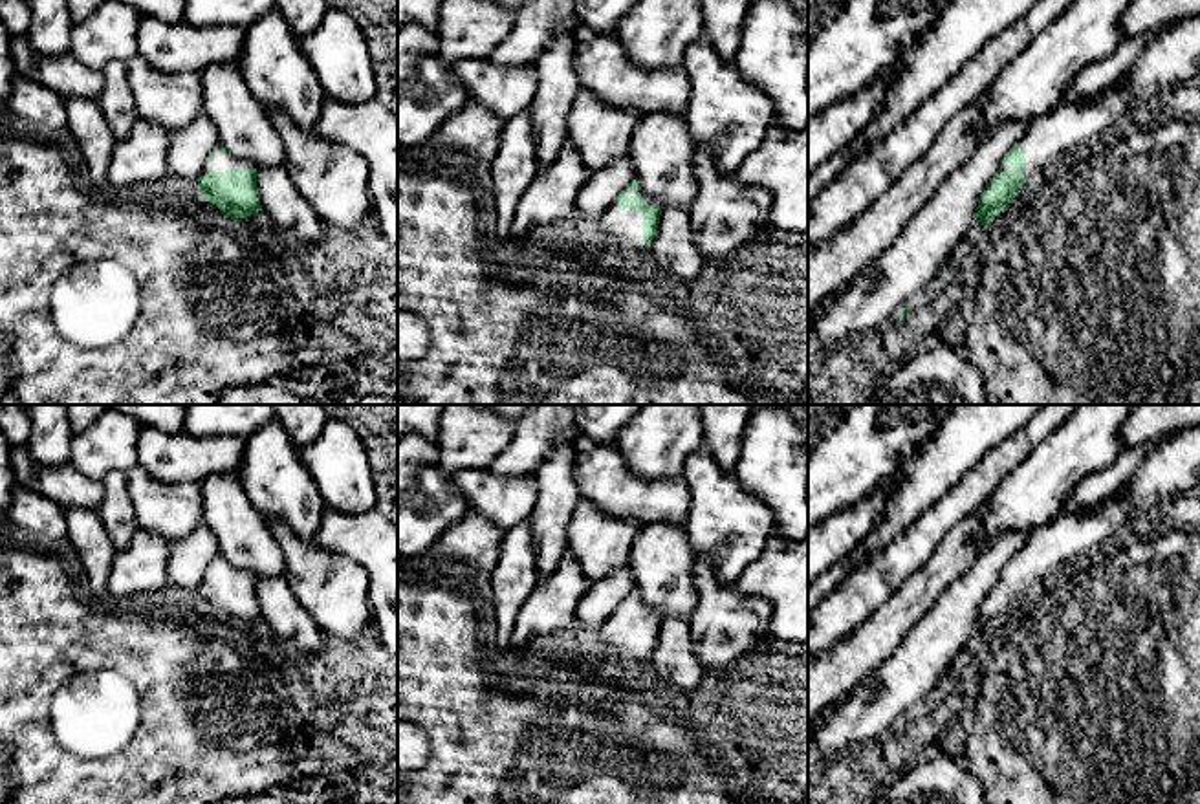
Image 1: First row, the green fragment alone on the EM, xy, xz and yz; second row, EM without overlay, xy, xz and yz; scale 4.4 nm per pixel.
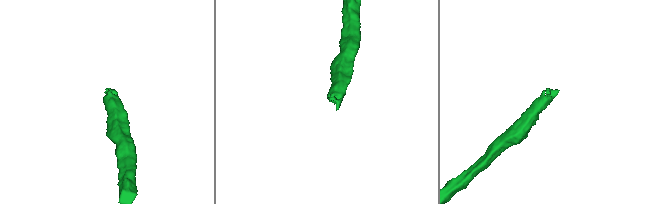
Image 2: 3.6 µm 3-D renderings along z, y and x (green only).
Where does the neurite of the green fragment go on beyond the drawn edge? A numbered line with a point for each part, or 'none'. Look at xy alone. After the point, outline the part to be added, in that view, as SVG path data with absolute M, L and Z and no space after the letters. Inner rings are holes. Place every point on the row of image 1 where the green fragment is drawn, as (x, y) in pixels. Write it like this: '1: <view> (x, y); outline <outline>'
1: xy (220, 163); outline M222 145L214 150L214 159L213 161L205 161L203 168L202 168L202 176L209 170L216 170L216 172L225 172L231 168L240 168L240 170L247 170L247 168L255 168L255 165L247 159L240 159L235 158L231 154L224 156L222 154Z

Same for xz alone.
1: xz (627, 226); outline M614 200L610 207L601 214L603 229L616 236L619 244L630 244L634 247L647 245L643 242L643 216L632 207L619 209Z

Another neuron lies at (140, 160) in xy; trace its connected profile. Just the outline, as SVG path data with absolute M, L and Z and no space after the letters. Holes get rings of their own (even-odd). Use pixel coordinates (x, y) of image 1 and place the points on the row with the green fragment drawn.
M137 119L130 134L115 141L108 181L114 189L136 187L148 194L170 185L167 152L170 134L147 119Z

